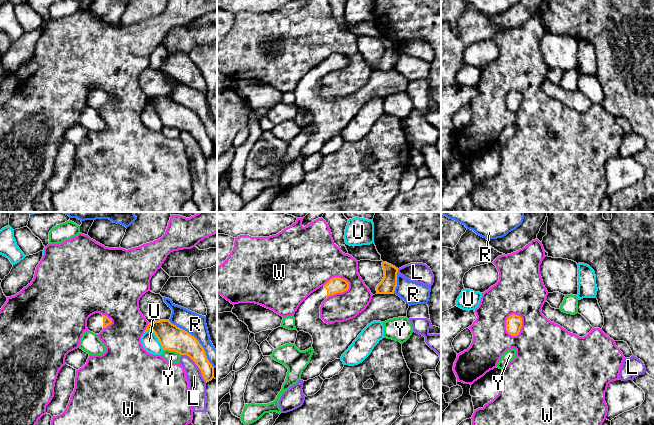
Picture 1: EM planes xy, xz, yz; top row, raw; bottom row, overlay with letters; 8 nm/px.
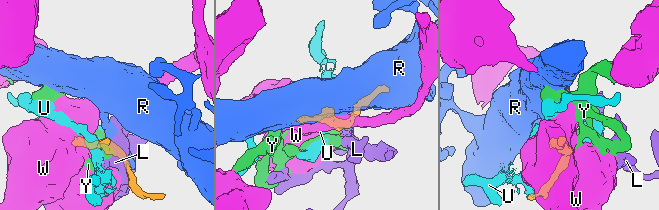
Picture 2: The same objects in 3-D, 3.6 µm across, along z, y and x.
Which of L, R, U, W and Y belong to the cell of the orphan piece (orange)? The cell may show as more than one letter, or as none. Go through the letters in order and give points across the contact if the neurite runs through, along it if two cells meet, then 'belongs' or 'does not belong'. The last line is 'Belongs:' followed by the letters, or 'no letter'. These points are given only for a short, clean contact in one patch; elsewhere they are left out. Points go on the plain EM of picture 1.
L: does not belong
R: does not belong
U: border xy (144, 108), (151, 106), (164, 125); does not belong
W: does not belong
Y: does not belong
Belongs: no letter

